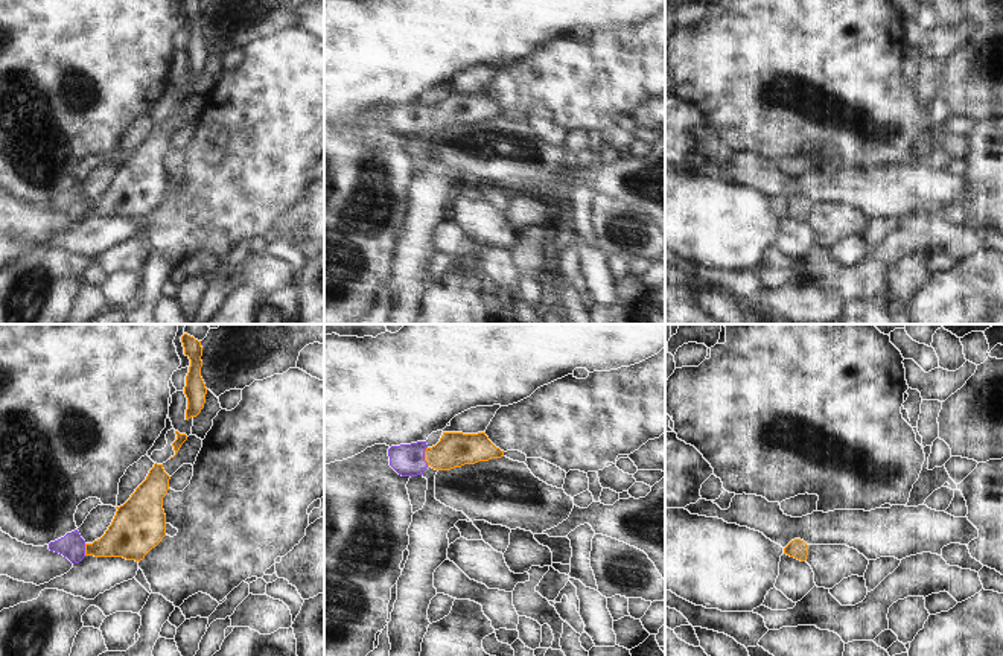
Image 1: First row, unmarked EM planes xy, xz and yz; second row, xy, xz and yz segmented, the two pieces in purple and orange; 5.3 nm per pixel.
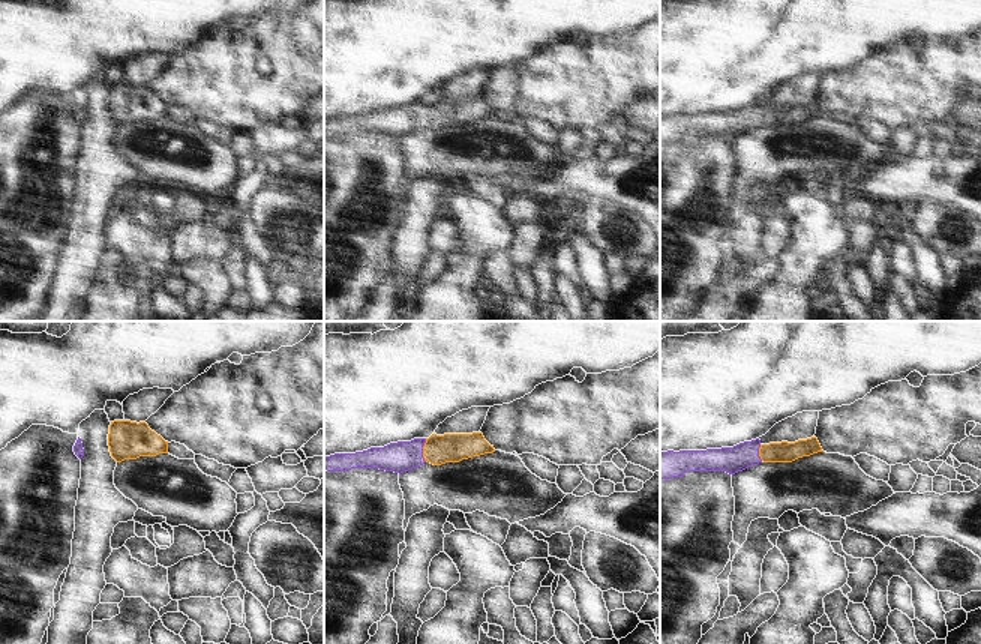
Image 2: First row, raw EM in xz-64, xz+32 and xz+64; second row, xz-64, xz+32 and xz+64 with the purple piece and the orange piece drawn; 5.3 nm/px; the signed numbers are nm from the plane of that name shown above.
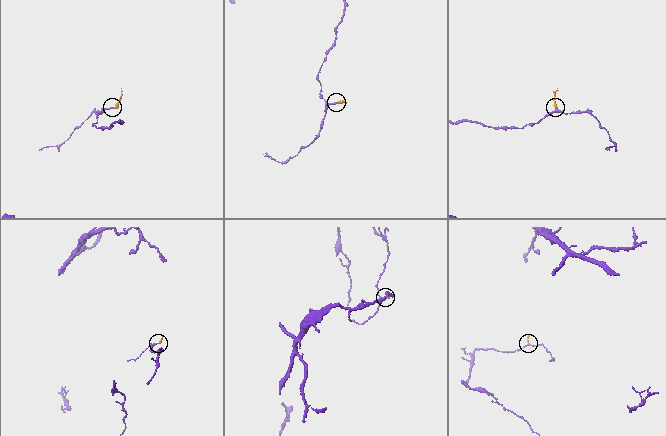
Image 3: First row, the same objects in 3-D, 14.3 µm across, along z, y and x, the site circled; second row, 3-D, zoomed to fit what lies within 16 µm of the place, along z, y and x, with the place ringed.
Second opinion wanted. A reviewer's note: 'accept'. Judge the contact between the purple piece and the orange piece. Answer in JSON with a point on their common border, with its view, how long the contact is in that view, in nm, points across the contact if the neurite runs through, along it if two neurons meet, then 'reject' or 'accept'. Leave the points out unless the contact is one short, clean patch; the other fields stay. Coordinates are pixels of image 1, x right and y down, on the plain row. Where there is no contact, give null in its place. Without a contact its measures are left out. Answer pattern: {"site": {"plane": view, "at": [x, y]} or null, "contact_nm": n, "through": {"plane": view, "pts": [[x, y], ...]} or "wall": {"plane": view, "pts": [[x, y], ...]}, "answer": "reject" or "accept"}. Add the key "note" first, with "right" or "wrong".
{"note": "right", "site": {"plane": "xz", "at": [423, 114]}, "contact_nm": 100, "through": {"plane": "xz", "pts": [[408, 119], [423, 114], [445, 114], [454, 108]]}, "answer": "accept"}

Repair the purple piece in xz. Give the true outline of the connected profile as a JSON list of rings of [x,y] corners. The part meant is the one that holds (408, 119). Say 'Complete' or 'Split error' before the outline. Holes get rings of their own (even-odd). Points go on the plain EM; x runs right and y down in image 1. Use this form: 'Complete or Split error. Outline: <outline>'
Split error. Outline: [[[443,91],[440,100],[429,107],[426,100],[391,105],[390,125],[402,135],[423,134],[428,125],[435,129],[451,129],[464,123],[504,116],[486,91]]]

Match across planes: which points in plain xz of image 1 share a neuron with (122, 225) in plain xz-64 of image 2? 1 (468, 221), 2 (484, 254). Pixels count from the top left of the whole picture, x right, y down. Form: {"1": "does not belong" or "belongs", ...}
{"1": "does not belong", "2": "belongs"}

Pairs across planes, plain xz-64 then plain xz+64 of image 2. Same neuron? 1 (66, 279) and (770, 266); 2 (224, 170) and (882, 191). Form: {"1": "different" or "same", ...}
{"1": "different", "2": "different"}

